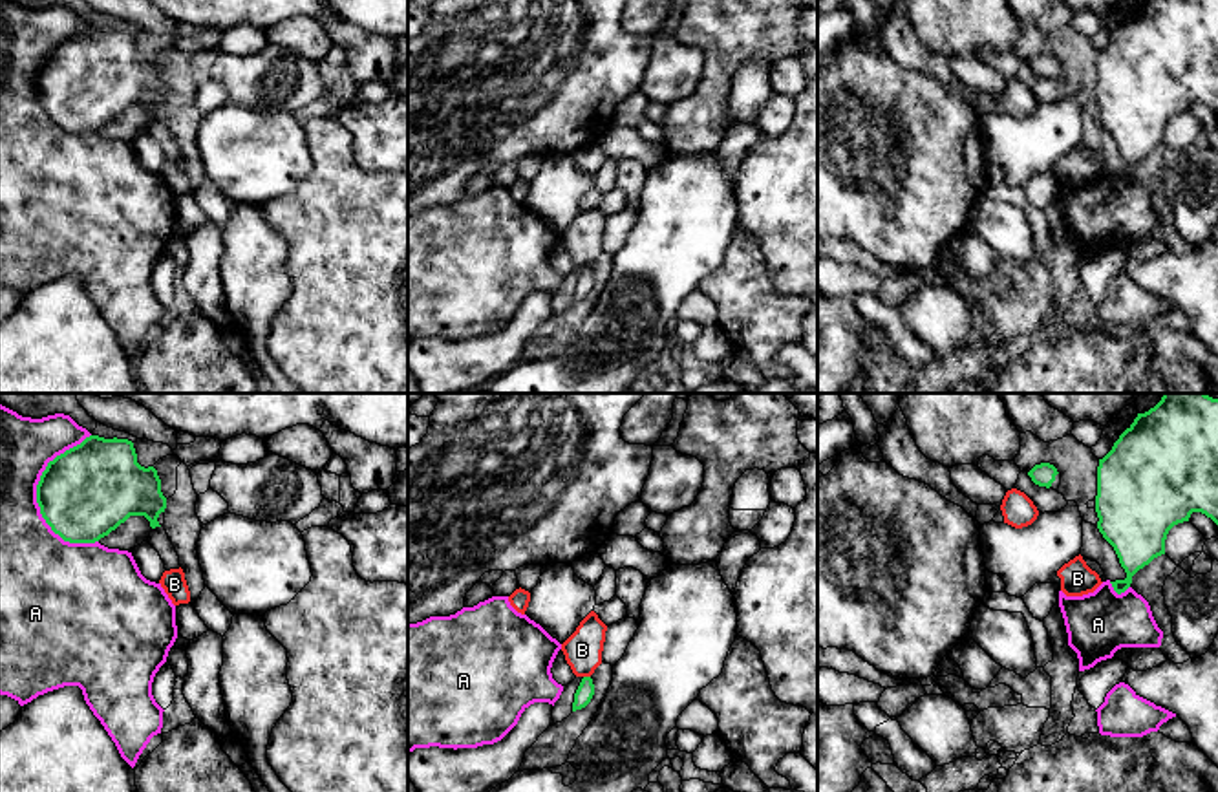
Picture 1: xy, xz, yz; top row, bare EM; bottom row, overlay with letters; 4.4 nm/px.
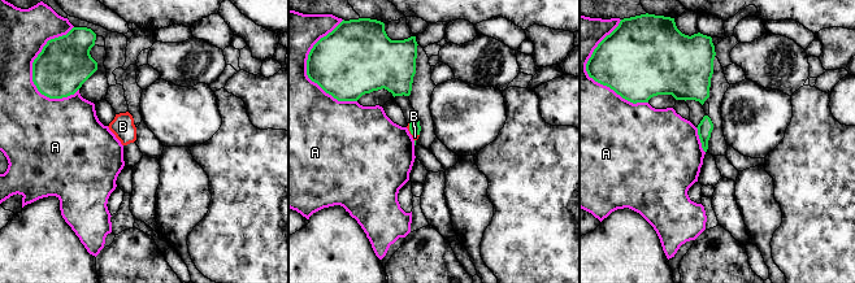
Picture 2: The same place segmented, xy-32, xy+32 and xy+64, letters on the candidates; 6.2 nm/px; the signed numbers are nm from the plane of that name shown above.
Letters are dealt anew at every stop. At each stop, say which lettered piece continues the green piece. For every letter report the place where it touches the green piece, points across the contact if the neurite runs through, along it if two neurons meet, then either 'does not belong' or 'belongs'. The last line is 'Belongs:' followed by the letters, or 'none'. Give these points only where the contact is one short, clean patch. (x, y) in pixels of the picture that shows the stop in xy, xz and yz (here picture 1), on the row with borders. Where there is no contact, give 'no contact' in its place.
A: xy (37, 485) | does not belong
B: xz (587, 677) | does not belong
Belongs: none

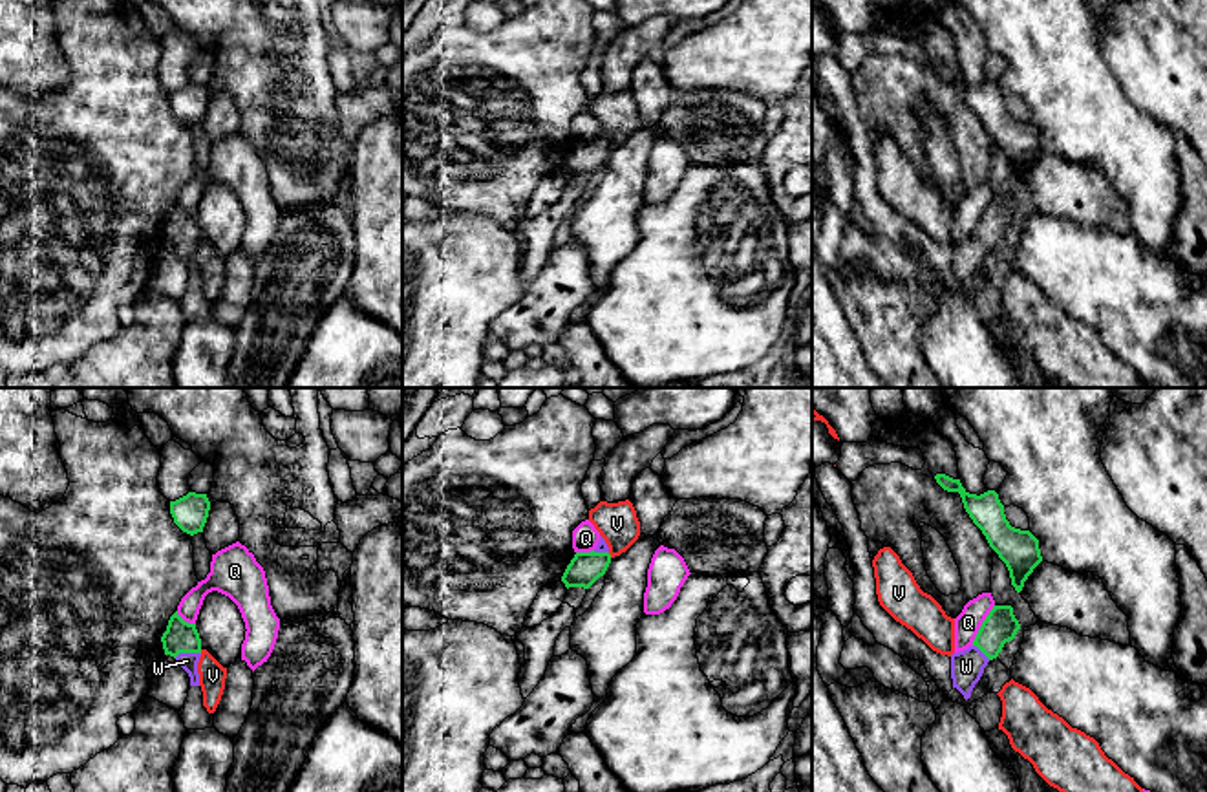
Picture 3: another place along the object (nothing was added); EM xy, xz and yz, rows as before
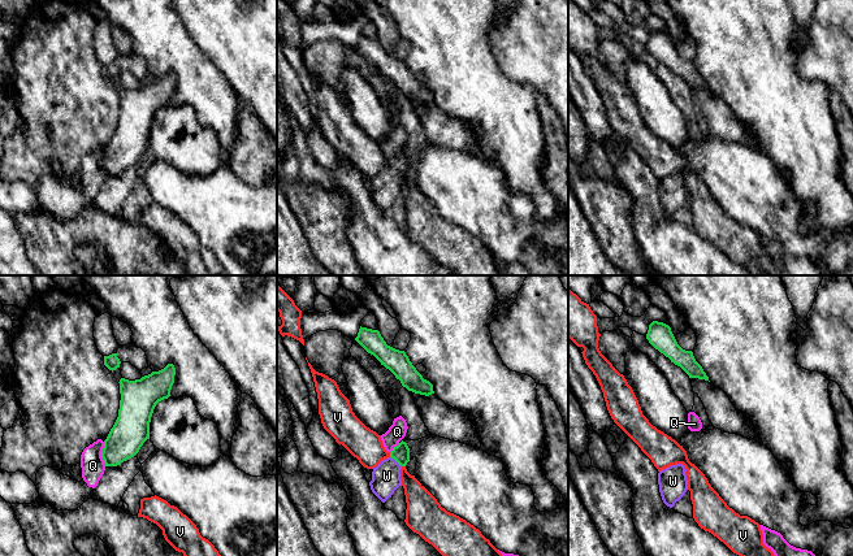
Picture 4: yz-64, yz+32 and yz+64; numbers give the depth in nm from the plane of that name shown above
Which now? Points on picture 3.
Q: yz (982, 624) | along yz (993, 604), (972, 644) | does not belong
V: xz (609, 555) | along xz (608, 553), (611, 556) | does not belong
W: xy (187, 652) | across xy (180, 637), (187, 652), (187, 661) | belongs
Belongs: W

